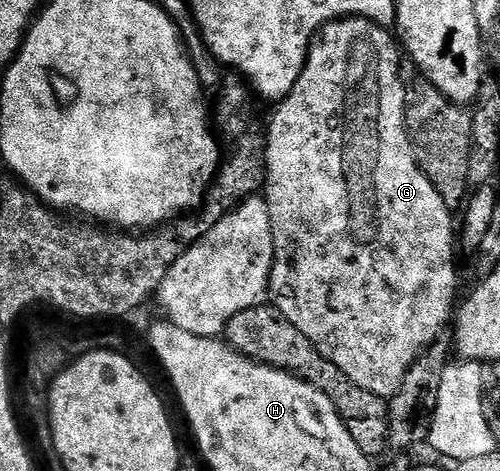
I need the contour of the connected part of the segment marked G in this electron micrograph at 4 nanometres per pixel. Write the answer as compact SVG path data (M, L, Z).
M349 17L346 19L333 19L327 23L319 32L318 38L315 40L314 46L309 50L308 62L304 64L304 72L300 75L298 81L294 85L294 89L288 94L277 107L276 116L272 119L272 125L268 127L268 167L267 167L267 182L266 182L266 198L269 203L272 220L275 223L275 238L278 240L276 249L276 262L272 270L271 279L271 294L273 296L280 295L284 290L288 290L288 295L292 298L292 311L290 310L290 318L295 323L296 328L306 336L309 341L316 346L325 357L334 365L338 365L338 369L342 369L342 373L346 373L346 377L350 377L350 381L354 381L362 389L366 389L370 393L381 397L391 397L400 390L407 379L409 371L416 363L417 359L441 338L440 335L444 331L444 326L448 323L448 318L453 318L454 308L456 303L456 243L458 247L458 223L452 220L454 215L453 208L449 207L448 203L438 193L438 189L430 181L430 177L424 172L420 165L419 158L415 147L412 146L412 136L408 133L408 97L409 92L404 91L404 79L400 76L400 51L398 39L391 35L387 26L381 25L371 19L361 19L359 17Z

